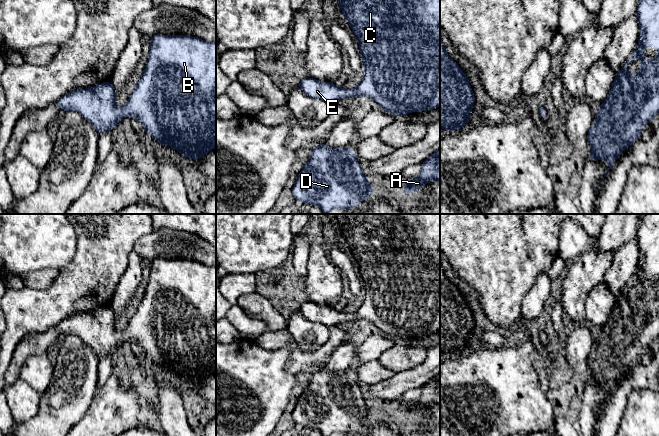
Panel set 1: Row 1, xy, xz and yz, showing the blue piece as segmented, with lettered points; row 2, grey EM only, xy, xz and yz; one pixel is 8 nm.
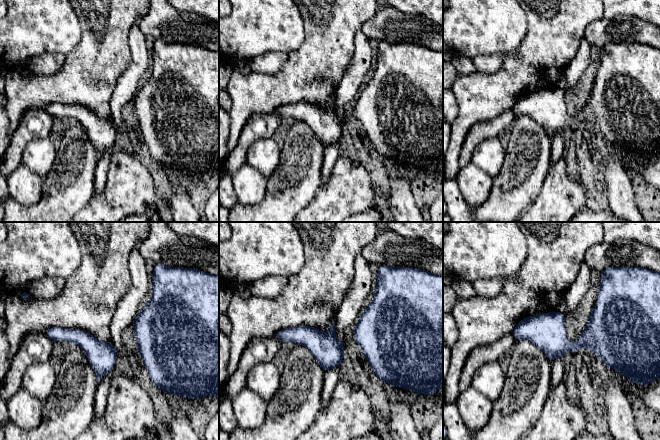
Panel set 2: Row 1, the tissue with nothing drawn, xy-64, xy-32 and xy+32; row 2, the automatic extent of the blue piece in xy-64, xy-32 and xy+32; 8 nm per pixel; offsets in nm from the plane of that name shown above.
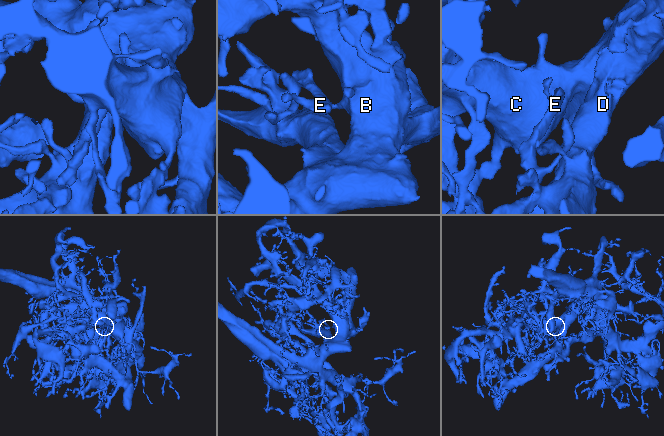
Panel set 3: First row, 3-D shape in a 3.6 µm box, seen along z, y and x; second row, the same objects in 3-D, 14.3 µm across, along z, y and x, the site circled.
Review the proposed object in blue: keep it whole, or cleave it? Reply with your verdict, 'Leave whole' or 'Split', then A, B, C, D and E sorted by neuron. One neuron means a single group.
Leave whole. Groups: A B C D E

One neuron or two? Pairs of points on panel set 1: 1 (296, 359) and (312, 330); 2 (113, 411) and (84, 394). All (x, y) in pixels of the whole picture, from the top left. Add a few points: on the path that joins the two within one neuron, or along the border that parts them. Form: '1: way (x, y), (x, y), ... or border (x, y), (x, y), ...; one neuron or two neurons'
1: border (287, 330), (304, 351), (314, 351), (324, 344); two neurons
2: border (97, 390), (89, 408), (81, 419); two neurons

